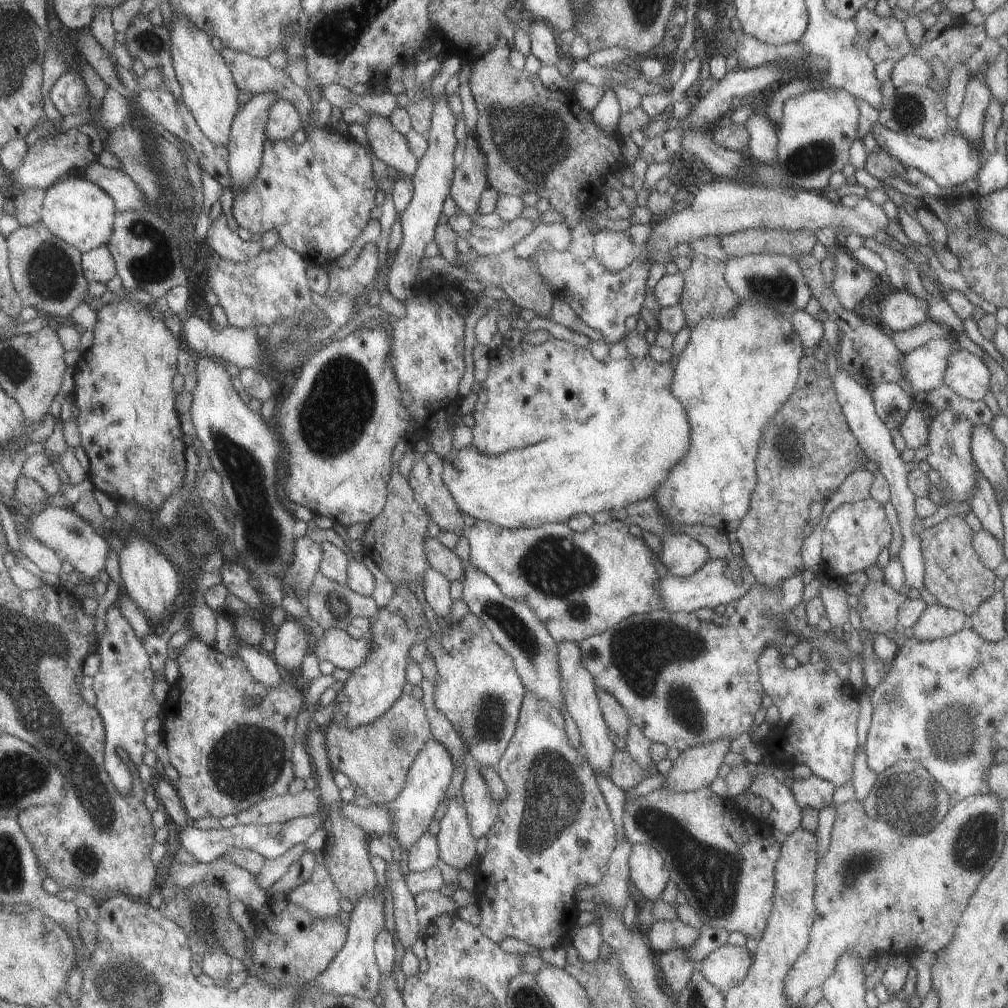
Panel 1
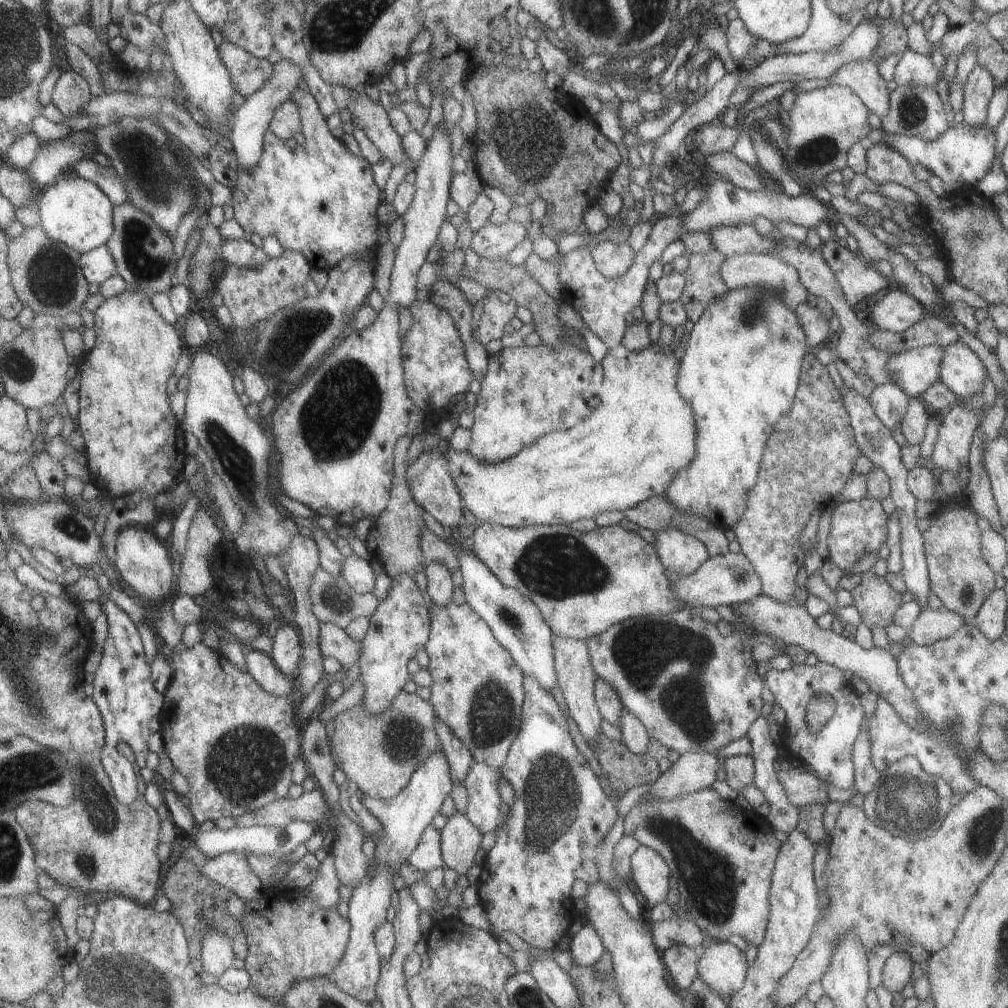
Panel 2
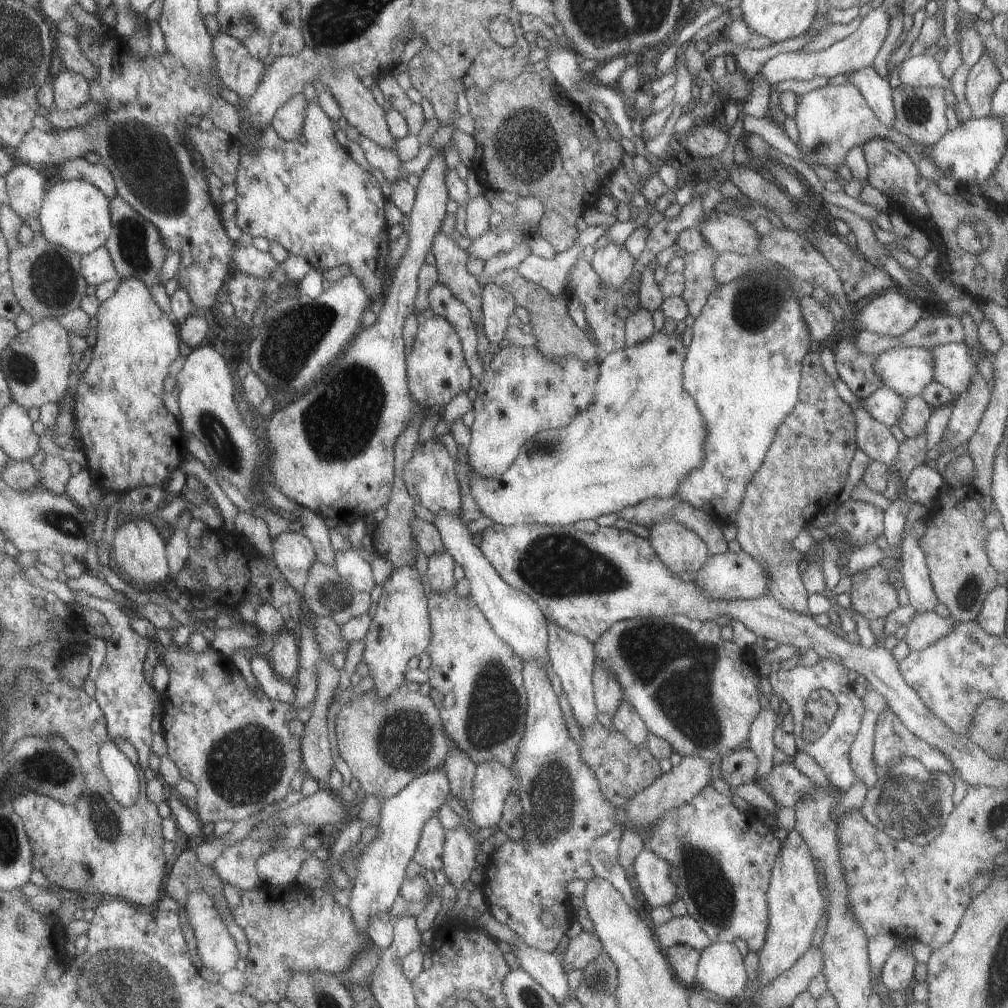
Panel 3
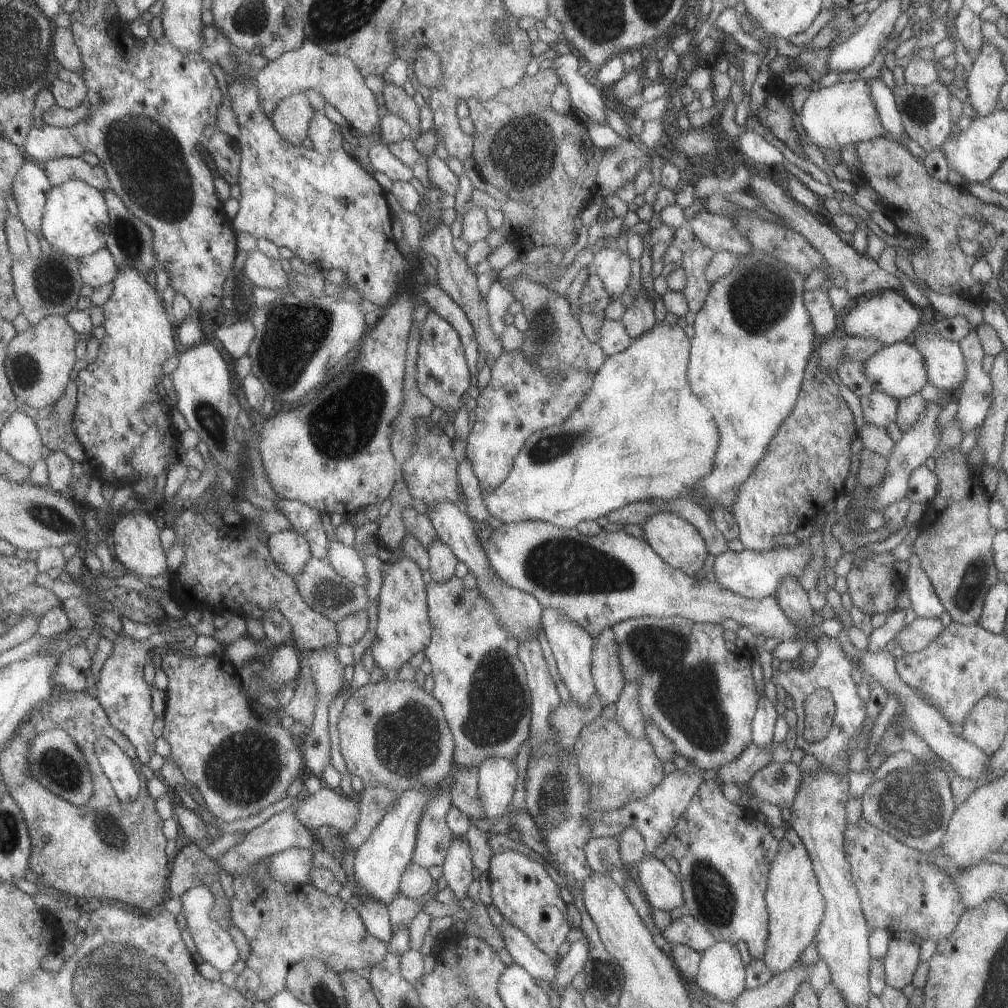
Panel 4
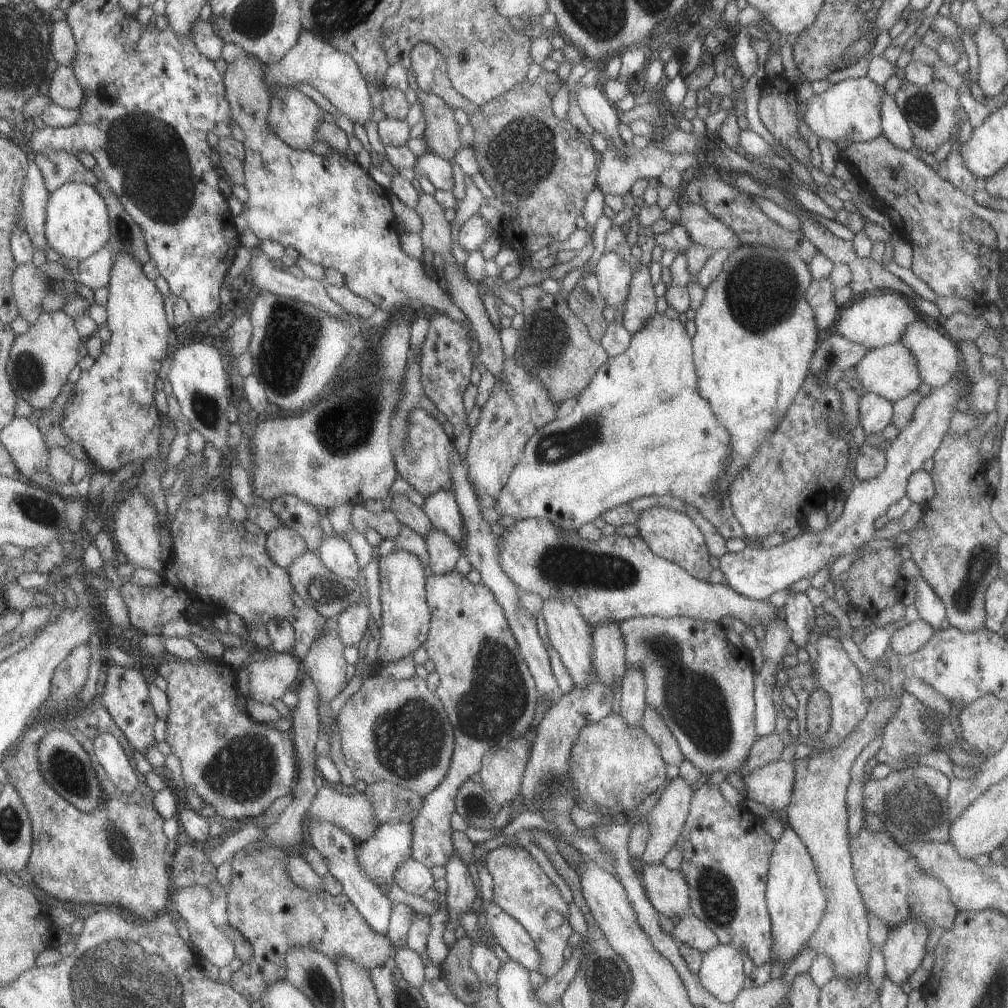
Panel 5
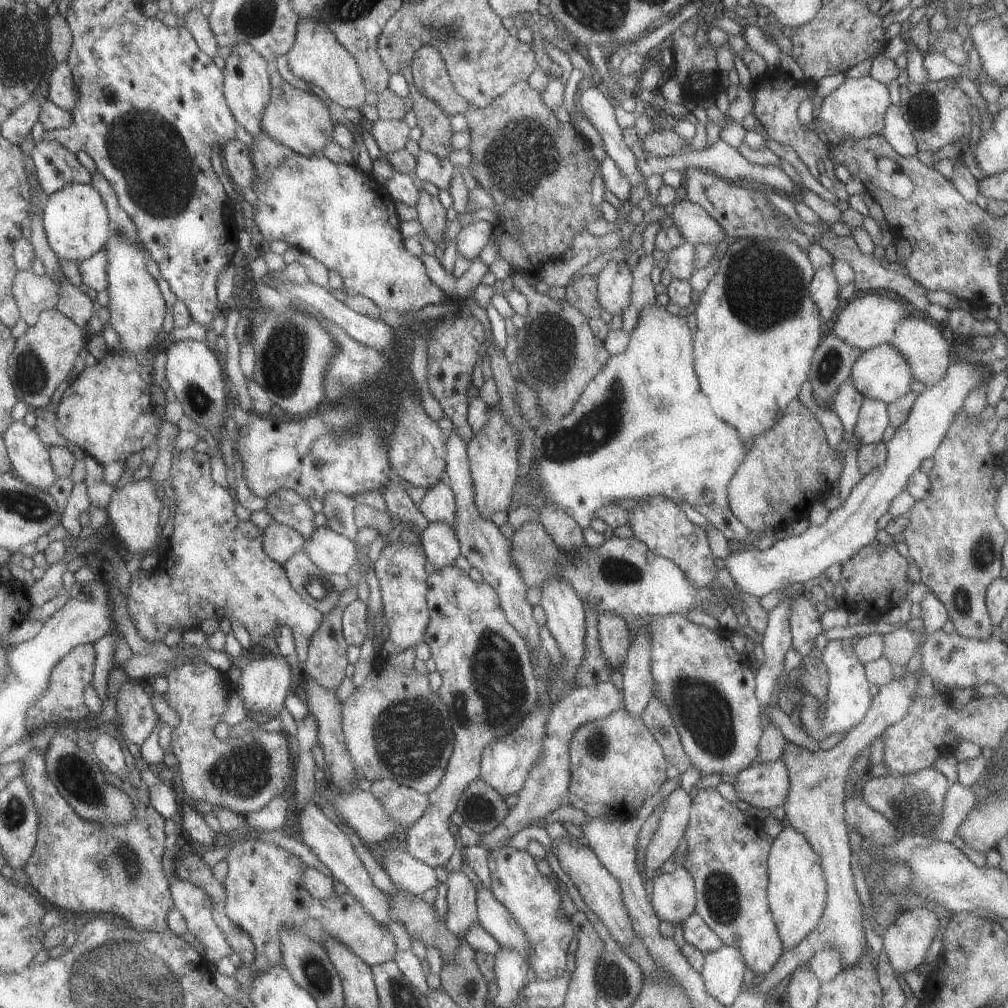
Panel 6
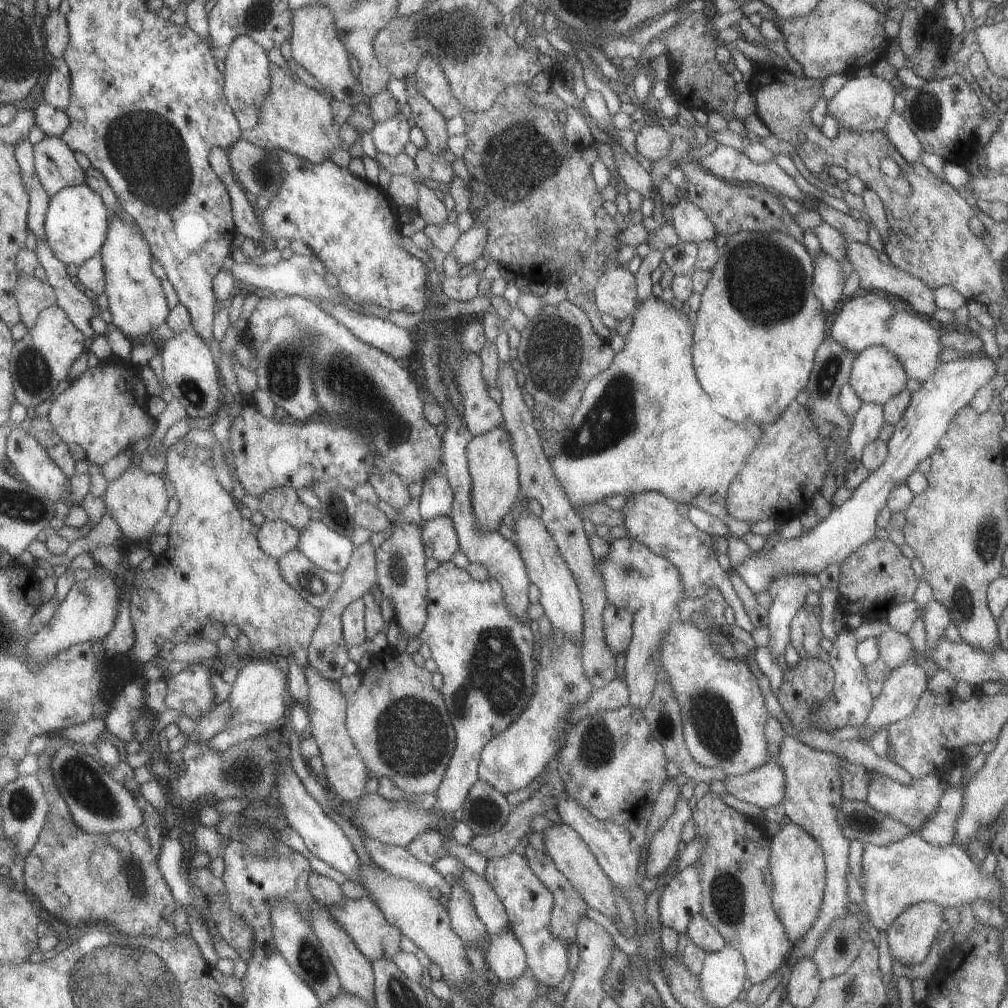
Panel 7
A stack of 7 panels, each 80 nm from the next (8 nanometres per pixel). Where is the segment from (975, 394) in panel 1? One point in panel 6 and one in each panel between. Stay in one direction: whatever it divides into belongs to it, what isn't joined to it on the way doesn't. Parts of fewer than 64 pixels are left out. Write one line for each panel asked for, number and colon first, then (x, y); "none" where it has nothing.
2: (960, 370)
3: (953, 366)
4: (944, 366)
5: (936, 357)
6: (924, 347)

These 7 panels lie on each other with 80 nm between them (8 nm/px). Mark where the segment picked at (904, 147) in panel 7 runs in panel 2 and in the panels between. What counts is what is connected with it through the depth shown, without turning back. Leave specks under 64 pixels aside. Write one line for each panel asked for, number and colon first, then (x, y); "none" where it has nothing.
2: (861, 77)
3: (875, 90)
4: (882, 98)
5: (894, 128)
6: (895, 130)

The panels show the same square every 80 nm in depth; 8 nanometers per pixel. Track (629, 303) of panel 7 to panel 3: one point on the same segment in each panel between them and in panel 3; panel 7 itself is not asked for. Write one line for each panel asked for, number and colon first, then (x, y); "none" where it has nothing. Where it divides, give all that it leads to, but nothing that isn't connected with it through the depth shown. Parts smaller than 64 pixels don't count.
3: (612, 264)
4: (611, 266)
5: (613, 273)
6: (613, 286)

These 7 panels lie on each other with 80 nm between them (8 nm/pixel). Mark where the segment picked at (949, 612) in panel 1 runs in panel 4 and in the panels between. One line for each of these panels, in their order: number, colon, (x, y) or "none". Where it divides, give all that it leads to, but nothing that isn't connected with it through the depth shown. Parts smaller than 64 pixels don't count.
2: (929, 625)
3: (924, 628)
4: (914, 636)

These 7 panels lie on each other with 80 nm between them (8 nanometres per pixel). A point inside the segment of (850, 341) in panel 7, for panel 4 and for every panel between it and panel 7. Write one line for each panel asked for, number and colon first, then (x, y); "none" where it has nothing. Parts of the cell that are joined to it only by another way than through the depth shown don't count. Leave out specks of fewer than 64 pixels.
4: (890, 317)
5: (874, 321)
6: (867, 321)

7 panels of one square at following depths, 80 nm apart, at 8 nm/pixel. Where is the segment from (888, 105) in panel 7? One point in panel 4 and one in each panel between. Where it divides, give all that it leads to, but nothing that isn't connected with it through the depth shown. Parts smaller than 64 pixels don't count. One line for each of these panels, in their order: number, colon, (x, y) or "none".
4: (842, 114)
5: (850, 109)
6: (855, 109)

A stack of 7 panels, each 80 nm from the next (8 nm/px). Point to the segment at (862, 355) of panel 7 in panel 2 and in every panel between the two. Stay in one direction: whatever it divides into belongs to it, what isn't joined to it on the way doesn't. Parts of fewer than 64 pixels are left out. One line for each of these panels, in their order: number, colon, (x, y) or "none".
2: (913, 371)
3: (906, 370)
4: (897, 369)
5: (889, 371)
6: (881, 373)

